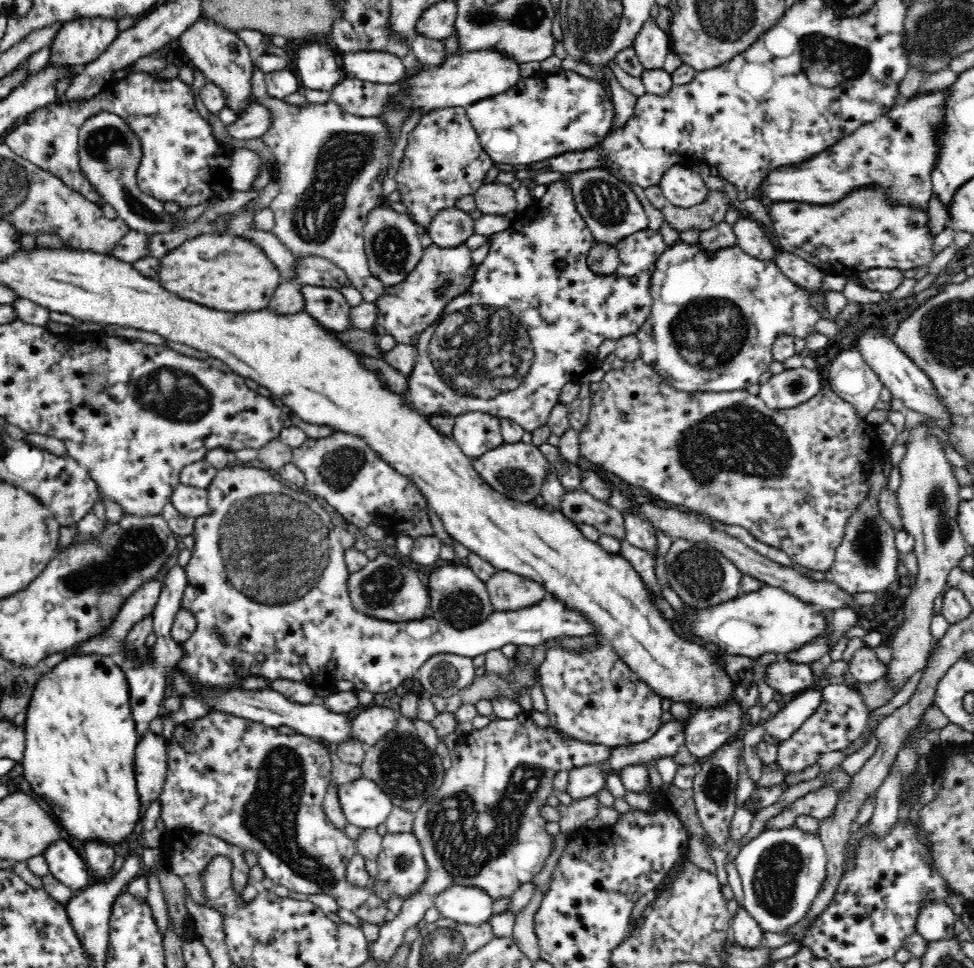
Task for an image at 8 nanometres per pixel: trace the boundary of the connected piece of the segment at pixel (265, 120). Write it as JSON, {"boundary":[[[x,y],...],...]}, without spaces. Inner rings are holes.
{"boundary":[[[256,103],[243,118],[225,124],[224,128],[231,138],[250,140],[266,133],[270,128],[271,120],[270,113]]]}

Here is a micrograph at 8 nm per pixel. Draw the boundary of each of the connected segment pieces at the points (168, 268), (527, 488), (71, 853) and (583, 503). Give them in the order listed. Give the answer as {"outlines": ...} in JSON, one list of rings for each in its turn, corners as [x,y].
{"outlines":[[[[225,234],[197,235],[159,258],[155,281],[170,294],[217,311],[242,313],[266,308],[279,283],[279,270],[252,244]]],[[[521,440],[516,443],[505,443],[471,460],[476,475],[488,484],[492,491],[512,500],[527,503],[541,501],[540,489],[544,476],[549,469],[553,470],[536,444],[524,444]]],[[[66,839],[48,846],[44,852],[50,872],[72,890],[88,887],[87,861]]],[[[566,490],[560,500],[561,511],[574,523],[592,525],[600,534],[610,534],[618,540],[625,538],[624,519],[618,509],[578,490]]]]}

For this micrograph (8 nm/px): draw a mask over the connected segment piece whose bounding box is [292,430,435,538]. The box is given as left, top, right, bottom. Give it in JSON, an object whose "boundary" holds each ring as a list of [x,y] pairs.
{"boundary":[[[335,430],[334,434],[326,438],[308,437],[304,444],[292,449],[292,463],[304,474],[305,492],[322,498],[348,523],[358,528],[365,528],[367,524],[374,523],[384,529],[387,536],[394,538],[401,534],[412,538],[435,534],[427,516],[429,504],[422,492],[413,484],[412,478],[397,472],[396,468],[384,461],[384,458],[370,447],[366,439],[354,433]]]}

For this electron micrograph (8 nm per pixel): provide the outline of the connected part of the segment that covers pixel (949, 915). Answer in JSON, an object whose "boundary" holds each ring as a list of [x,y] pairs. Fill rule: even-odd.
{"boundary":[[[945,902],[924,904],[916,922],[917,934],[927,943],[954,939],[954,913]]]}

